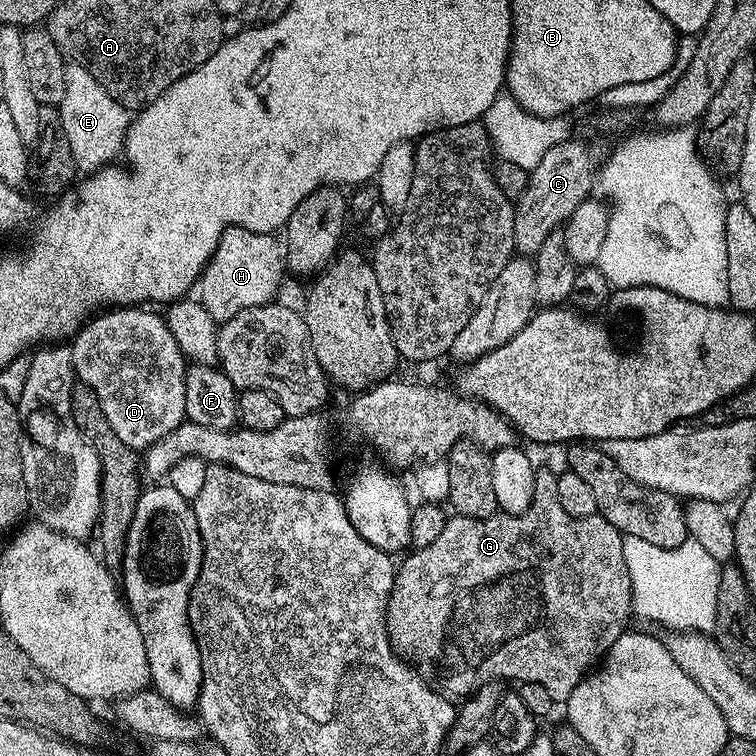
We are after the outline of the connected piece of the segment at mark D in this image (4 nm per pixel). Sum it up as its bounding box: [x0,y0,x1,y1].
[70,306,188,452]

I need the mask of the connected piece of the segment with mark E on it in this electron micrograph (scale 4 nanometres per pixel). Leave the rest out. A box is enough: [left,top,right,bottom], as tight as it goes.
[58,64,130,174]

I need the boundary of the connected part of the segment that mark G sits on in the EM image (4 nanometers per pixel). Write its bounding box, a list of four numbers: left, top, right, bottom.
[386,466,633,702]

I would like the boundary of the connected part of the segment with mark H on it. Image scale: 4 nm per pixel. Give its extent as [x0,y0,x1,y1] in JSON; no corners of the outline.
[198,228,286,322]

